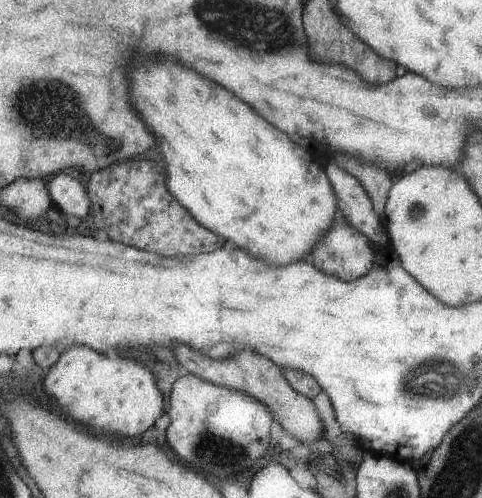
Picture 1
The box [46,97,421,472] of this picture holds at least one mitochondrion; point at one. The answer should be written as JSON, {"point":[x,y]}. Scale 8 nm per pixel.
{"point":[210,448]}

